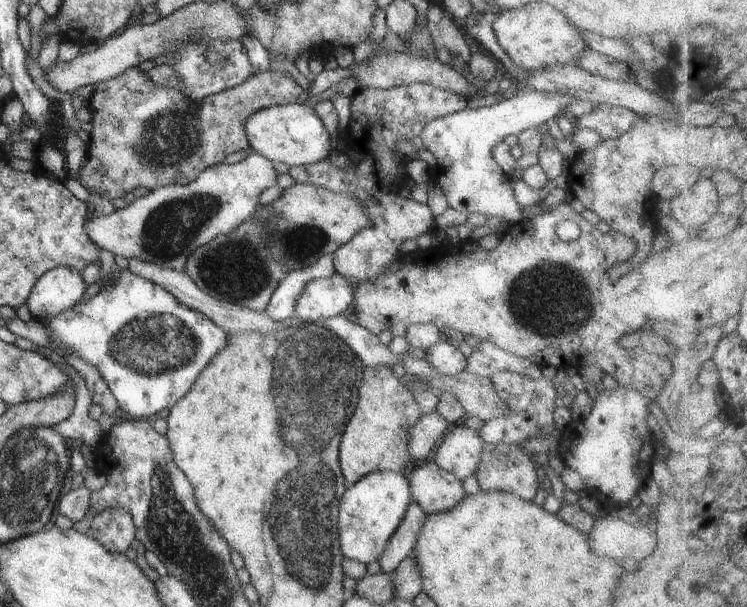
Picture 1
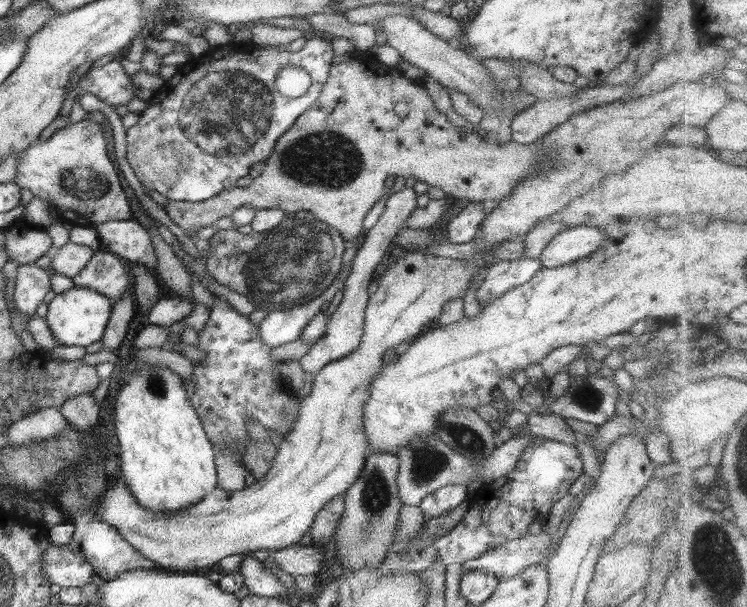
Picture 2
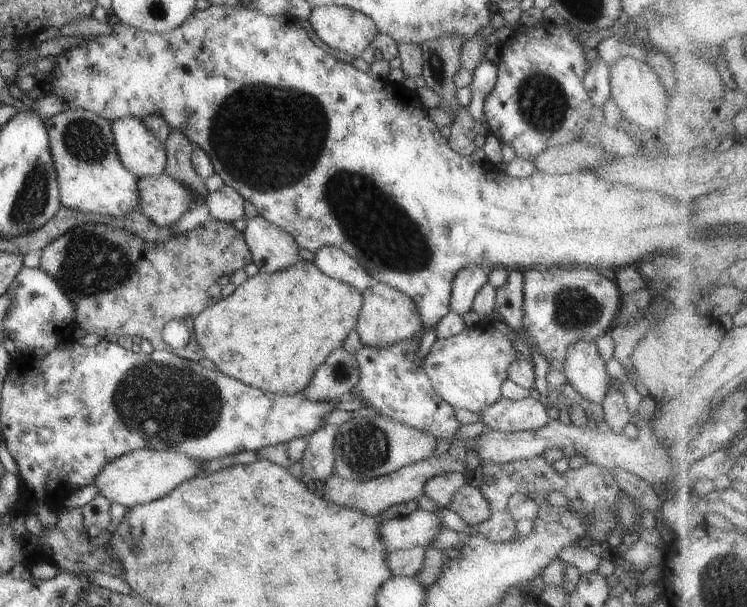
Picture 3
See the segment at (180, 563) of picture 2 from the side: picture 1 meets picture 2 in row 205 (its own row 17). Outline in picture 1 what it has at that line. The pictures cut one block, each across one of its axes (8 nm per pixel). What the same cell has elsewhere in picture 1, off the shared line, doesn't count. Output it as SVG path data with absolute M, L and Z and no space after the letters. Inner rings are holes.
M533 2L516 9L505 9L491 22L491 28L503 52L511 58L515 68L525 74L555 64L574 66L579 52L588 48L581 40L578 28L567 22L561 11L551 5Z

